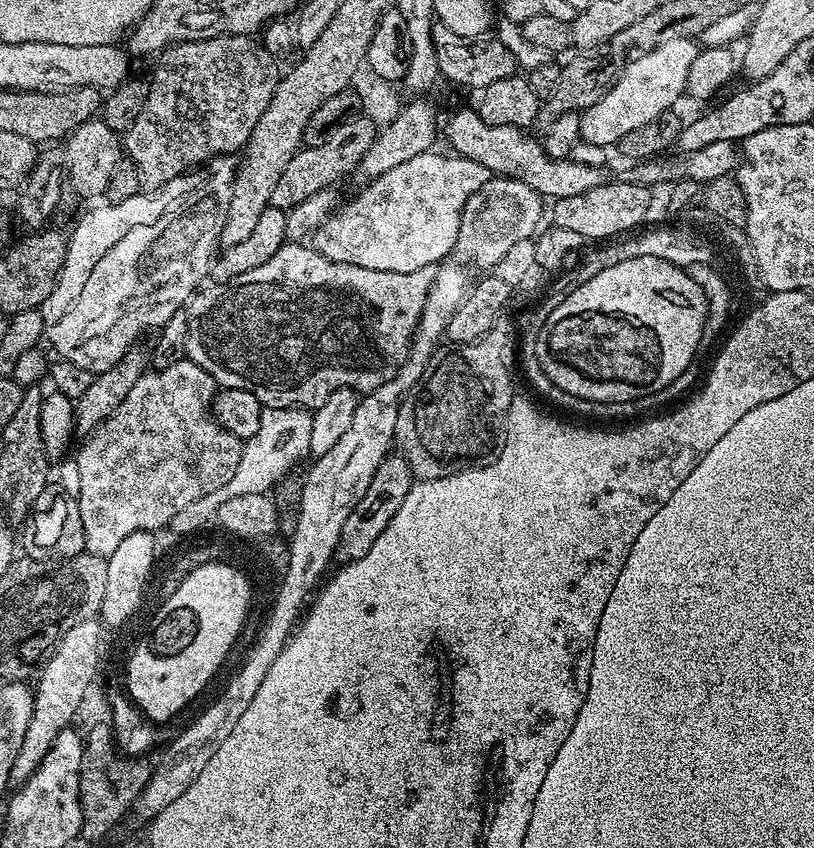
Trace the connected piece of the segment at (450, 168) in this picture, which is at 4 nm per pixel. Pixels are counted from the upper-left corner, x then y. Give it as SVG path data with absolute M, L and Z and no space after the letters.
M429 150L418 154L414 158L410 158L410 162L402 162L402 166L394 166L394 170L382 174L374 181L365 183L365 188L362 189L344 209L341 207L339 210L333 211L328 219L316 229L314 233L314 239L316 239L316 241L314 241L314 247L316 251L322 253L323 256L330 258L334 262L346 262L354 266L366 266L368 270L390 270L391 272L401 272L402 274L410 274L411 272L422 270L423 268L432 268L441 262L447 261L449 257L451 257L448 255L453 255L456 246L456 239L460 233L460 219L464 213L466 202L470 196L474 194L474 190L482 190L482 186L490 179L490 173L486 166L482 166L482 162L470 162L470 158L457 156L455 154L443 156L442 153L436 151L437 150Z

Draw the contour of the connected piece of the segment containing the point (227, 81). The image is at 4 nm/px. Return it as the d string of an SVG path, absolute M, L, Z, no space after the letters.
M215 36L172 44L159 53L156 73L150 76L146 106L134 118L134 126L122 136L127 159L138 166L141 189L158 189L215 156L239 153L248 143L254 126L258 126L258 118L262 118L262 110L270 106L270 98L282 75L282 68L276 65L277 57L263 43L254 41L252 36Z

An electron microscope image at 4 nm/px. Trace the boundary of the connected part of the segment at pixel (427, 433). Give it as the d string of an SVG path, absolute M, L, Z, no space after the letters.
M508 324L505 328L503 328L503 326L491 328L482 338L478 338L469 344L457 344L449 347L449 349L449 352L437 350L432 353L430 362L424 367L422 378L404 395L404 401L398 410L398 422L396 423L396 439L394 444L398 449L399 455L404 456L405 459L408 460L412 468L412 475L416 480L433 480L434 478L448 476L451 472L458 472L461 468L491 464L500 454L502 421L505 419L512 397L517 395L518 392L518 388L516 388L516 328L514 325Z

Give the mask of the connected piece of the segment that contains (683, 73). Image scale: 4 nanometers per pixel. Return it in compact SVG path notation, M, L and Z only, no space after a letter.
M678 38L674 42L666 42L666 46L658 46L649 52L641 52L635 58L629 59L624 66L624 72L616 79L616 84L605 96L598 98L594 106L584 109L581 120L580 140L585 144L612 144L619 145L620 139L630 130L638 126L646 126L646 122L654 122L663 112L669 111L672 104L686 92L686 78L690 74L690 66L693 65L698 51L698 44L695 39L687 40Z

